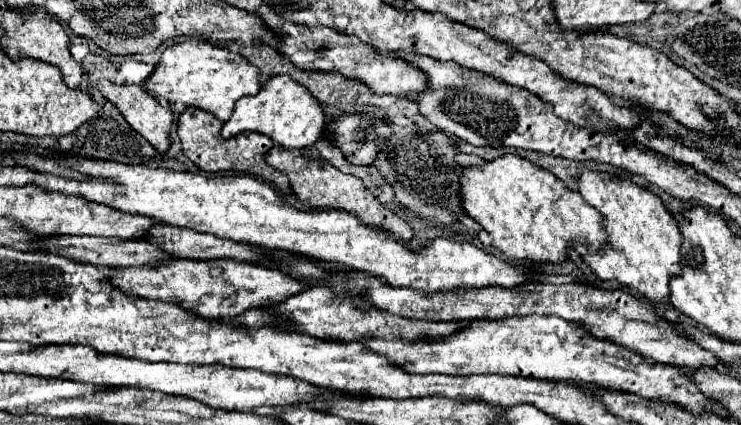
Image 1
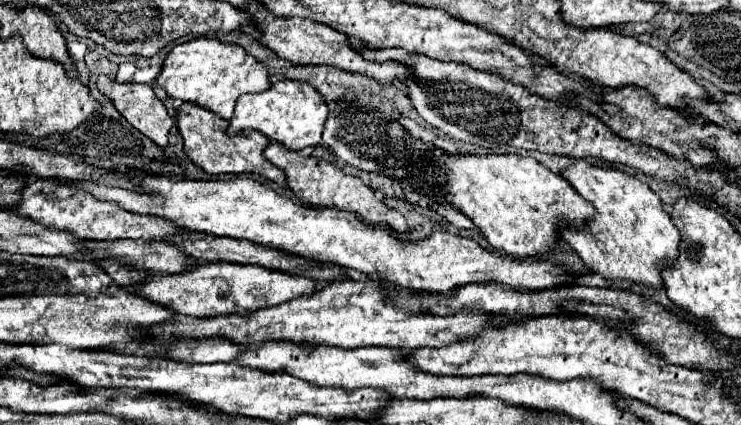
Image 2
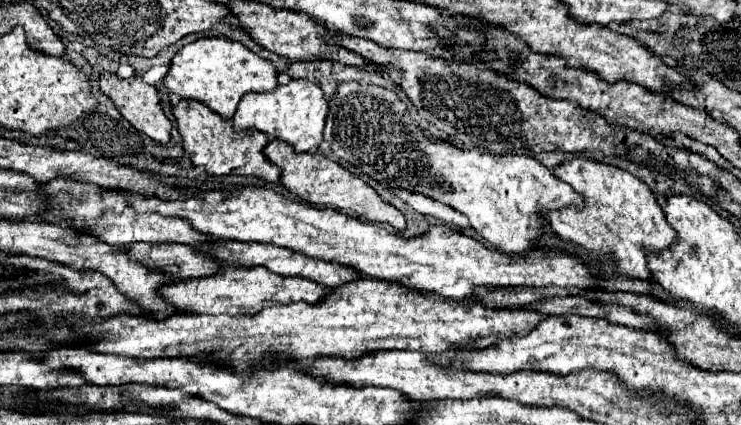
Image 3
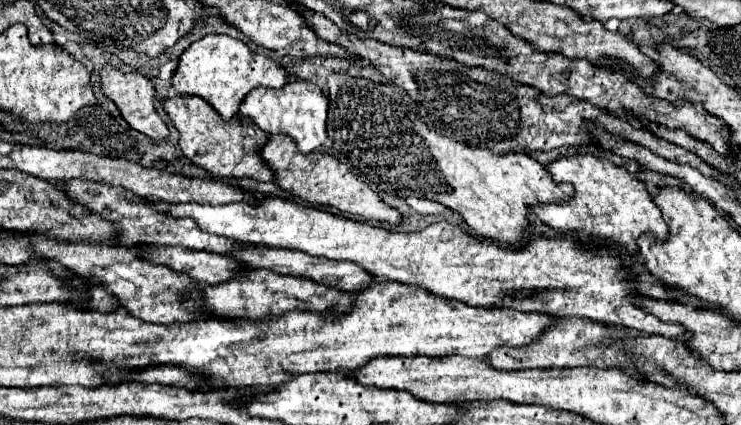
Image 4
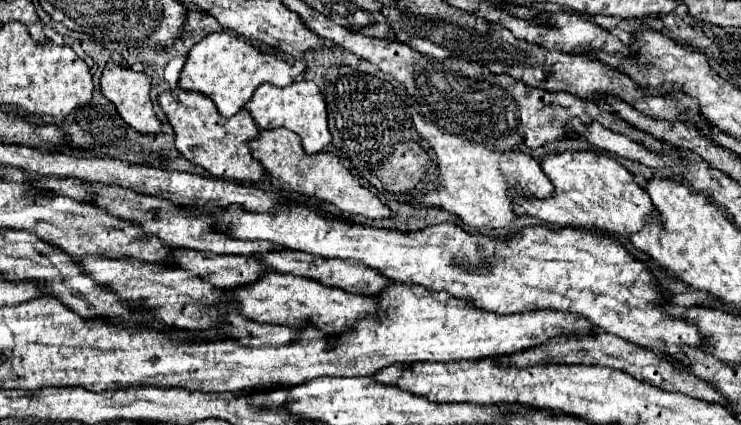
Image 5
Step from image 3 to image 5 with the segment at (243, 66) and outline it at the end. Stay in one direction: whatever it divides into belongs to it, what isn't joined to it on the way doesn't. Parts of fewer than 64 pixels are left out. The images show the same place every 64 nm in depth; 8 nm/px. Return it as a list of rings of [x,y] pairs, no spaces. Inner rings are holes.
[[[220,32],[220,34],[210,34],[206,38],[202,38],[188,54],[188,62],[182,70],[182,78],[178,82],[178,86],[186,88],[186,90],[196,90],[202,94],[208,94],[214,104],[218,106],[220,114],[230,118],[232,114],[236,114],[240,108],[244,108],[244,104],[252,98],[254,90],[268,82],[274,86],[288,86],[298,78],[298,72],[306,70],[306,62],[298,60],[292,66],[282,60],[276,58],[274,54],[268,52],[260,52],[256,46],[252,46],[250,42],[228,34],[228,32]]]

